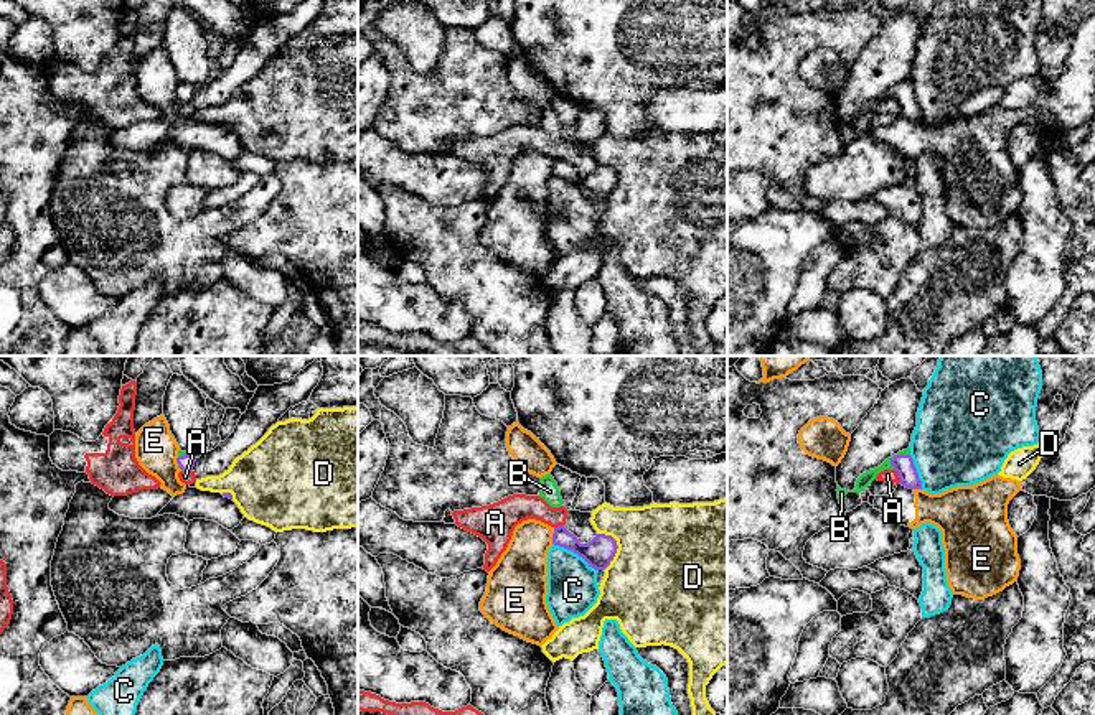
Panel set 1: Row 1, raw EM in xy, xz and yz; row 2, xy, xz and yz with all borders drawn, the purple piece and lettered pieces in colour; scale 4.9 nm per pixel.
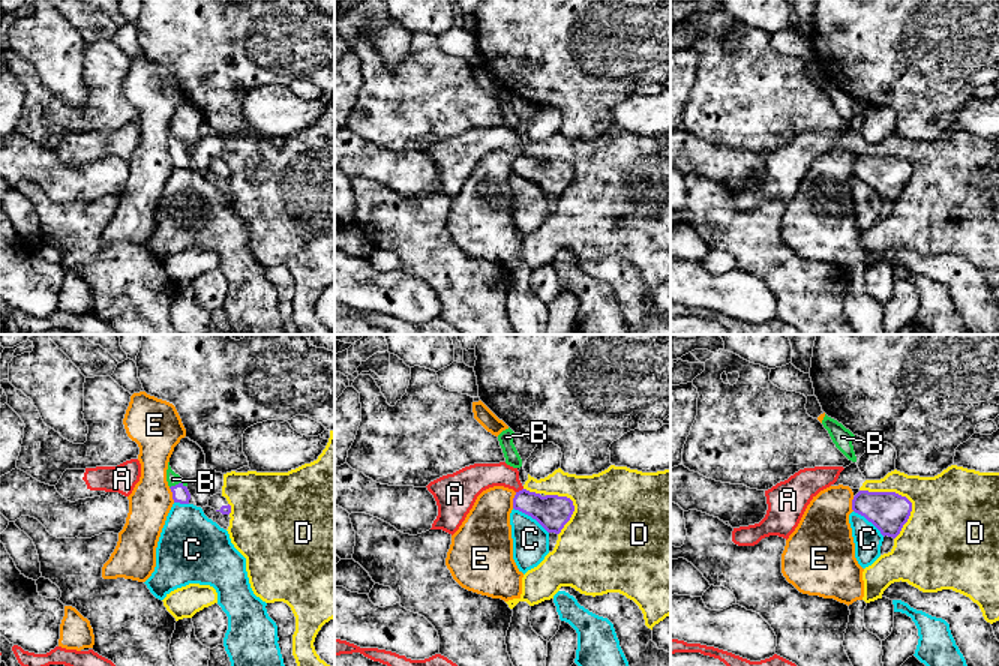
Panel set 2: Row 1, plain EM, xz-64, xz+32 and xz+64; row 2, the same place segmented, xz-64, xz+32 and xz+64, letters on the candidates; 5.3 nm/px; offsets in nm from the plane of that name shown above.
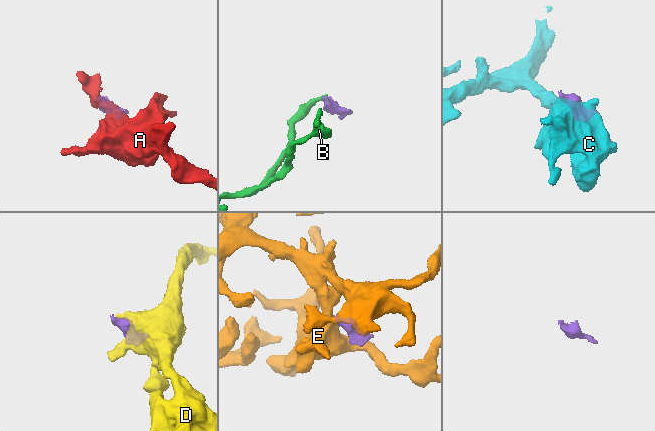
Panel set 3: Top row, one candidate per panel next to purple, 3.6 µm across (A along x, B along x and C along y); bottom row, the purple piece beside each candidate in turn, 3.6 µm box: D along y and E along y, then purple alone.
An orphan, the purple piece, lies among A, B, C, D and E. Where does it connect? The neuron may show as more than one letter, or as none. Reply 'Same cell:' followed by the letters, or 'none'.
Same cell: B

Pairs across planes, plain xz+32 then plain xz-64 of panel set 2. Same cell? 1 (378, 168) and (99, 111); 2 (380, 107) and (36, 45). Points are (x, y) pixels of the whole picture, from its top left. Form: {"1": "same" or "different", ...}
{"1": "different", "2": "different"}

